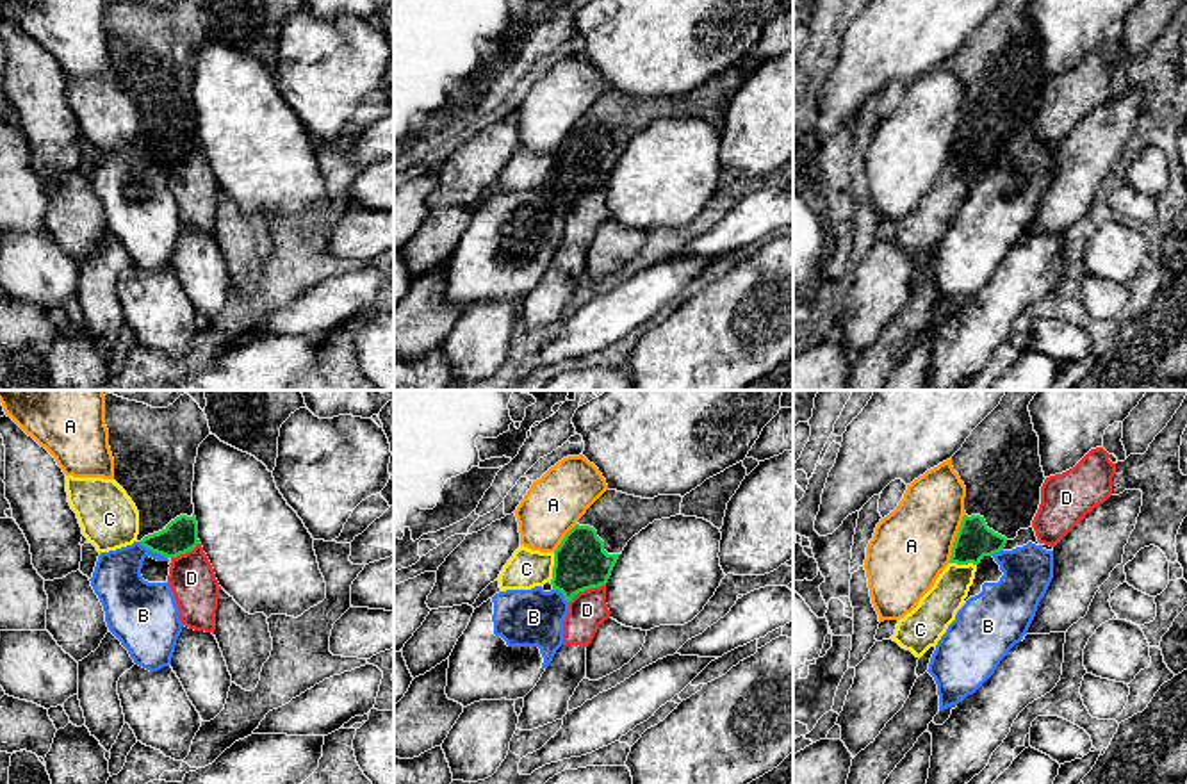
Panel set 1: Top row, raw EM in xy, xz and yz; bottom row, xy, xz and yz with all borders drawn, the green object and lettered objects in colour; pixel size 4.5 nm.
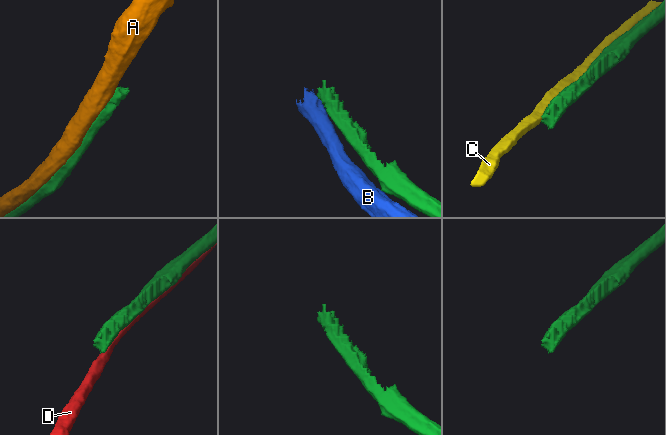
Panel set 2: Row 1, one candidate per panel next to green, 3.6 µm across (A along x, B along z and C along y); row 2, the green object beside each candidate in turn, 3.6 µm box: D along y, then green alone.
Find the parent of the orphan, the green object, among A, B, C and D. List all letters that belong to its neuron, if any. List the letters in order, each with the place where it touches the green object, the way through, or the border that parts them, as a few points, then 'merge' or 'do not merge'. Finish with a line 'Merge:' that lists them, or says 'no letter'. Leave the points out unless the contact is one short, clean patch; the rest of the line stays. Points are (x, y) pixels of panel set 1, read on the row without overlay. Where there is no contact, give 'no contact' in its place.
A: contact yz (956, 139); do not merge
B: contact xy (154, 152); do not merge
C: contact xz (553, 168); do not merge
D: contact xz (587, 189); do not merge
Merge: no letter

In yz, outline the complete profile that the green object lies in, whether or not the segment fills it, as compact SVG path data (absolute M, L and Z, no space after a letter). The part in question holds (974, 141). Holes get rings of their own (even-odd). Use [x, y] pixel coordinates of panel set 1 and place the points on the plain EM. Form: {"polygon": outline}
{"polygon": "M1002 0L952 57L952 68L966 87L966 116L955 137L950 164L978 166L984 157L1003 151L1019 130L1032 128L1046 78L1041 68L1039 37L1028 12L1030 2Z"}

